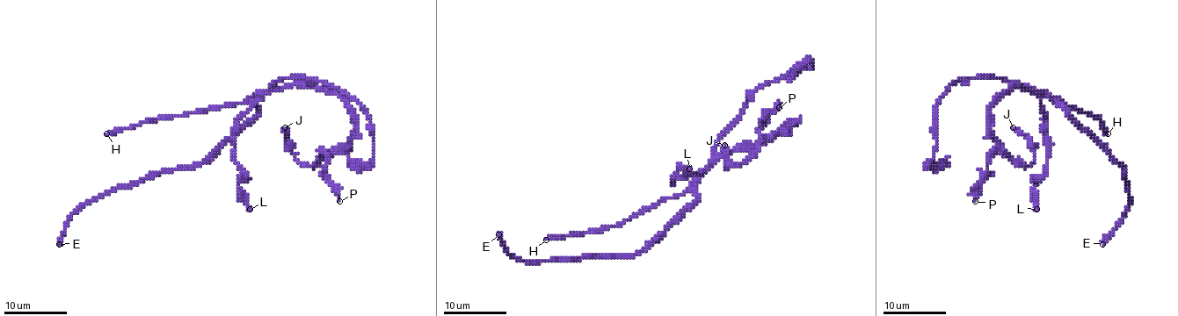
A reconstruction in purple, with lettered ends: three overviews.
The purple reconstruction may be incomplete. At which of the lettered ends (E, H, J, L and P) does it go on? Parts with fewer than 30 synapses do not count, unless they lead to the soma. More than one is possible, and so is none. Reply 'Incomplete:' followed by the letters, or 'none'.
Incomplete: E, H

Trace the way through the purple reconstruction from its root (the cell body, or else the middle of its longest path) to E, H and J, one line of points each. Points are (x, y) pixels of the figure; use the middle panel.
E: (695, 190), (695, 200), (645, 249), (634, 254), (519, 262), (505, 249), (498, 234)
H: (695, 190), (665, 197), (620, 224), (546, 240)
J: (695, 190), (697, 178), (717, 160), (765, 144), (795, 123), (765, 137), (738, 166), (725, 158), (724, 145)

